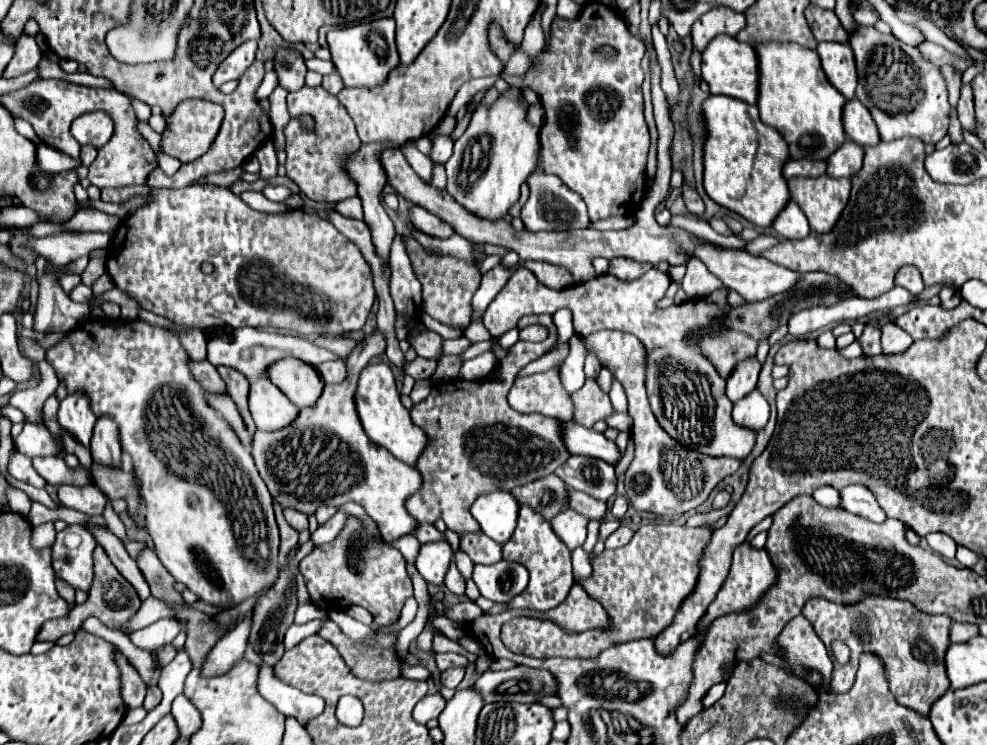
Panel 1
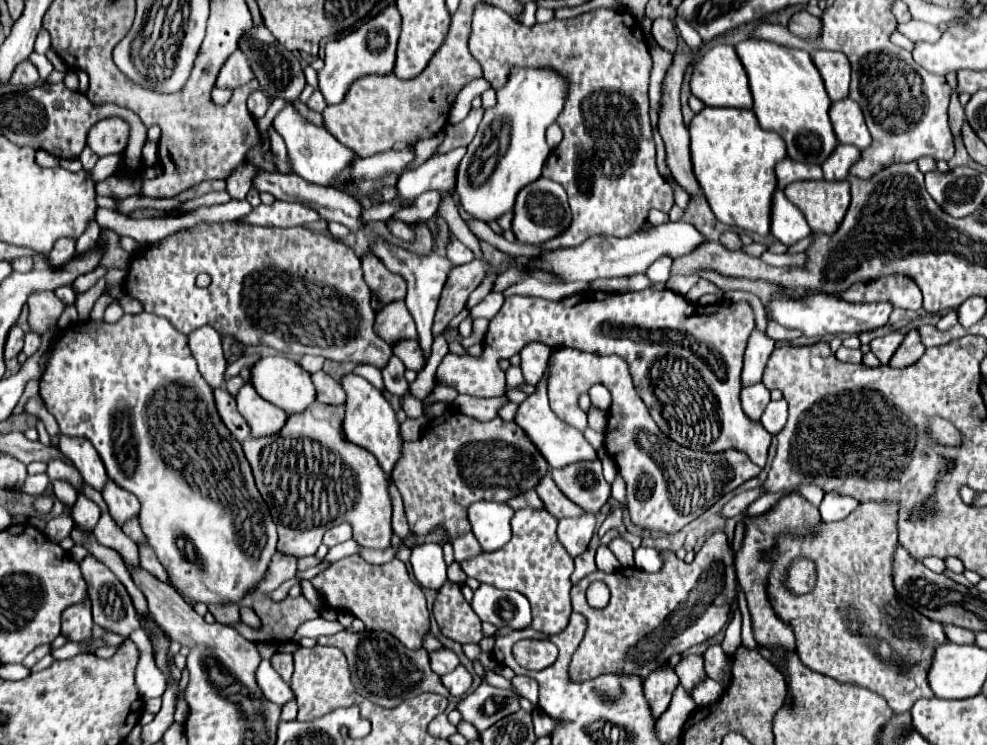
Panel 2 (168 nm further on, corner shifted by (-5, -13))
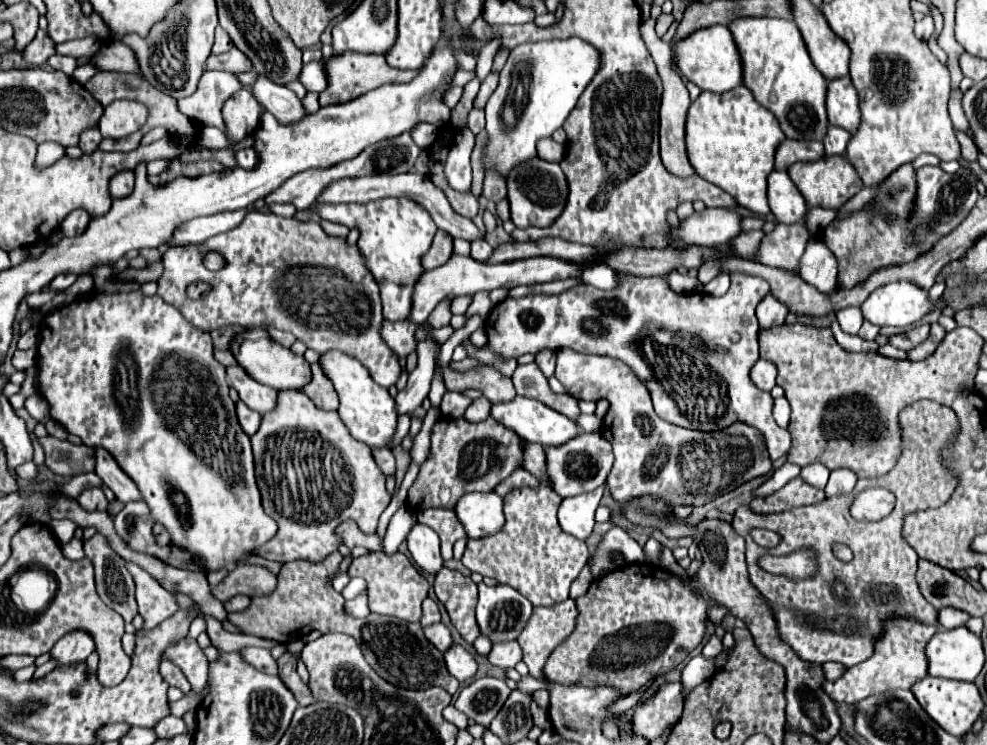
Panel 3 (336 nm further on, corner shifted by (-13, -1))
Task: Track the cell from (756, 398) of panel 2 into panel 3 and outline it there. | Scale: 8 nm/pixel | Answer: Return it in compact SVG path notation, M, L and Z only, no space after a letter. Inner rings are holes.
M758 359L750 371L750 377L758 389L770 391L776 385L776 365L766 359Z

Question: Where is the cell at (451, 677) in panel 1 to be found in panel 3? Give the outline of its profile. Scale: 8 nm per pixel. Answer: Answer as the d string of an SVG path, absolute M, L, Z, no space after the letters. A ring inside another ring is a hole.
M452 645L446 653L444 653L444 661L448 671L458 679L458 681L468 681L474 677L478 665L474 661L474 657L462 647L462 645Z

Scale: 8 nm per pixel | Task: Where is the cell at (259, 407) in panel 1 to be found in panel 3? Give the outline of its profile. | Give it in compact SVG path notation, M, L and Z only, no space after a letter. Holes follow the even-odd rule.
M230 365L226 367L226 377L230 381L230 387L238 391L240 399L254 411L258 413L266 413L270 409L274 409L276 405L276 391L268 385L262 385L258 381L254 381L252 377L248 377L248 373L244 369L240 369L240 365Z

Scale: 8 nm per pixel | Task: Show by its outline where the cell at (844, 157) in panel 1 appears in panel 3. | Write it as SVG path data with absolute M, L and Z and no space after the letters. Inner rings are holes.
M830 125L826 131L826 139L822 143L824 143L826 155L844 155L848 141L850 141L850 133Z

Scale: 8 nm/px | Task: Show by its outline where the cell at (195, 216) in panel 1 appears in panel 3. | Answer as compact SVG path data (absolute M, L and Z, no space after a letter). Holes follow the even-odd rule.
M250 211L246 219L230 233L210 237L200 245L170 249L162 257L162 261L164 275L158 281L158 295L170 305L174 305L192 325L204 331L212 331L224 325L240 325L244 329L276 327L294 333L296 339L300 339L302 343L306 343L308 349L314 349L318 353L338 349L346 355L356 357L368 369L370 377L386 389L396 385L396 381L400 379L402 369L398 357L378 333L384 319L378 283L366 269L356 245L346 245L344 239L328 237L324 229L314 221L302 223L298 219L286 219L272 213ZM208 251L218 251L226 259L226 267L220 271L208 271L202 263L204 253ZM196 281L206 281L214 287L206 297L198 301L186 295L186 287Z

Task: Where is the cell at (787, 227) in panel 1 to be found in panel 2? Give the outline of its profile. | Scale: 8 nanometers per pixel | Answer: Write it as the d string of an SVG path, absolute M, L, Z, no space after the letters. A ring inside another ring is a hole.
M780 189L774 193L770 233L788 247L806 239L812 233L802 211L796 205L792 205Z

